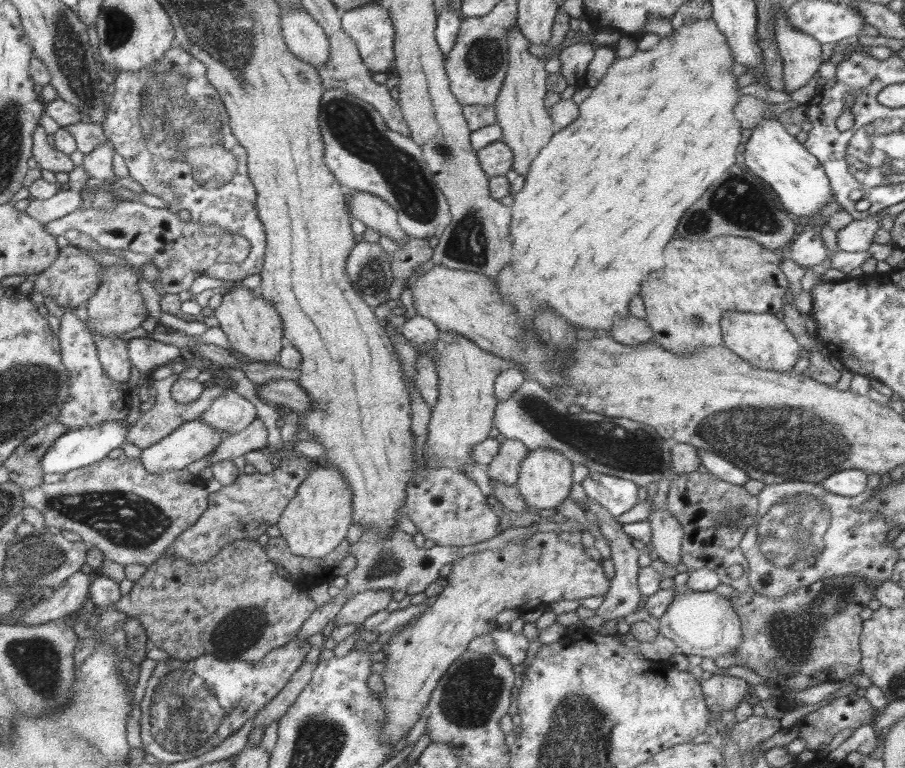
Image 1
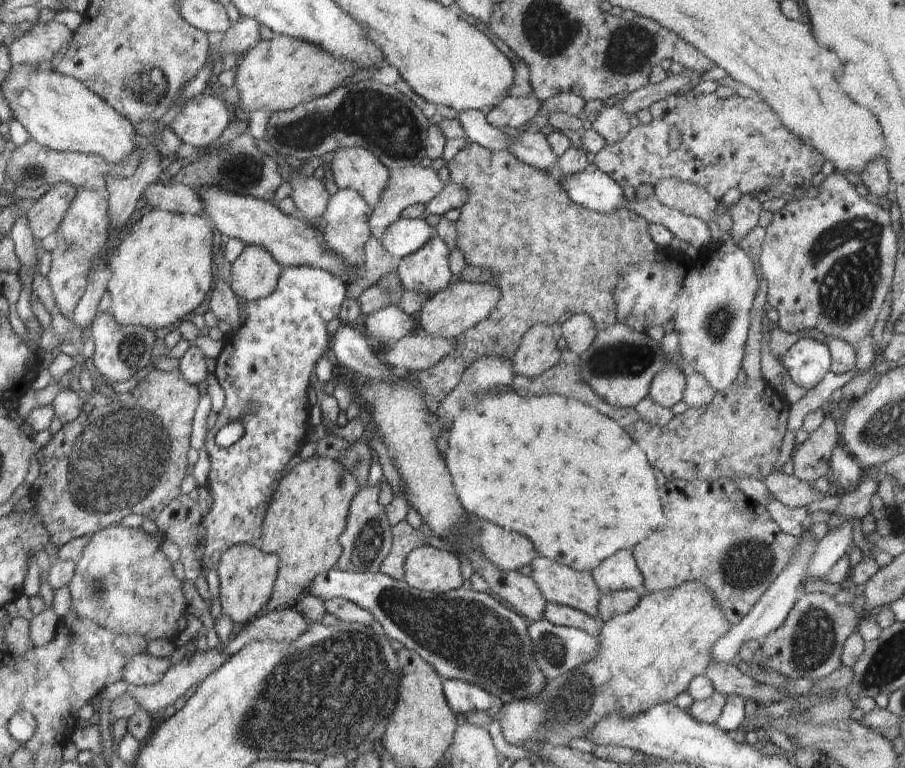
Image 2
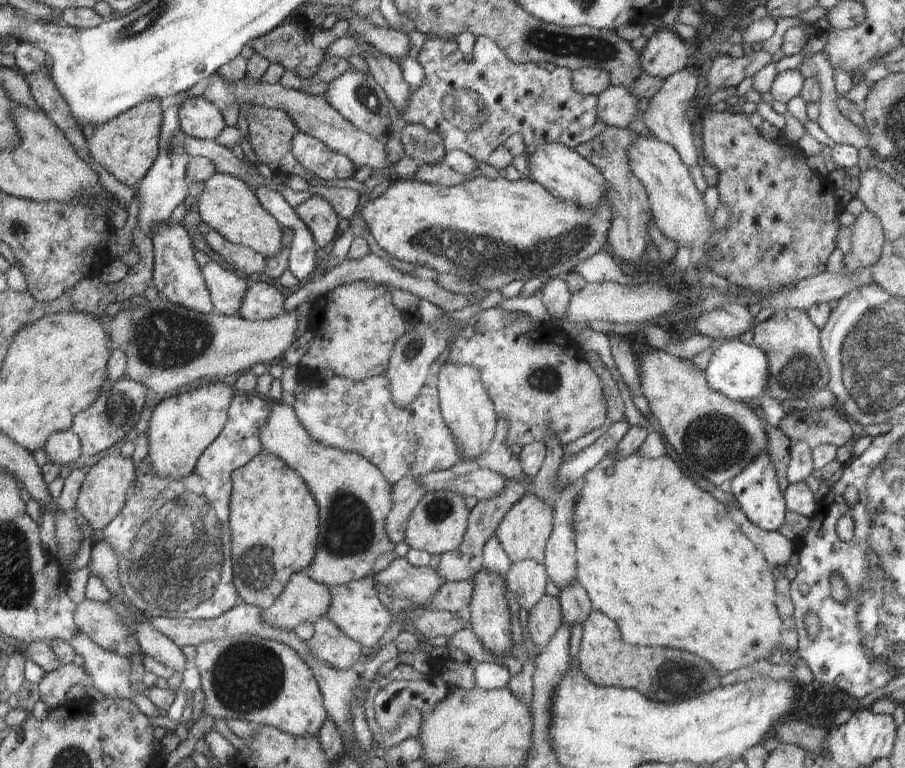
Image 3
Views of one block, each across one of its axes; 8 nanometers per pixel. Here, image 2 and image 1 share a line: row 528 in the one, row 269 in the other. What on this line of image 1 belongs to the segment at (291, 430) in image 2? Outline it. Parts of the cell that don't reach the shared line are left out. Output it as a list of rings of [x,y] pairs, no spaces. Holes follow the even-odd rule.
[[[172,46],[162,58],[142,70],[118,72],[115,92],[111,94],[112,100],[101,127],[115,151],[124,157],[130,176],[142,185],[145,192],[168,203],[167,210],[170,213],[178,214],[187,210],[191,219],[204,228],[216,224],[220,230],[228,234],[240,234],[248,240],[251,250],[244,262],[216,263],[204,271],[204,275],[210,278],[238,283],[263,270],[267,239],[256,211],[255,186],[247,173],[246,150],[231,131],[228,113],[220,100],[220,94],[206,78],[206,65],[203,62],[183,48]]]

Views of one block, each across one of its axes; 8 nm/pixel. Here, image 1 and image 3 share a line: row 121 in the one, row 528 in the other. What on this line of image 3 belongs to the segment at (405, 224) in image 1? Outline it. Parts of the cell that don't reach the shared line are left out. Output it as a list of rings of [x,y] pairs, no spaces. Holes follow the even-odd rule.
[[[274,401],[268,414],[266,424],[260,427],[260,442],[263,448],[274,456],[282,458],[290,468],[293,468],[306,482],[310,494],[318,505],[319,531],[316,554],[305,570],[312,580],[326,586],[344,585],[362,580],[372,574],[374,562],[381,554],[394,550],[394,542],[386,536],[384,522],[392,510],[394,492],[392,486],[384,478],[382,472],[358,453],[343,451],[337,448],[326,448],[324,444],[312,440],[306,428],[300,424],[298,416],[290,405]]]

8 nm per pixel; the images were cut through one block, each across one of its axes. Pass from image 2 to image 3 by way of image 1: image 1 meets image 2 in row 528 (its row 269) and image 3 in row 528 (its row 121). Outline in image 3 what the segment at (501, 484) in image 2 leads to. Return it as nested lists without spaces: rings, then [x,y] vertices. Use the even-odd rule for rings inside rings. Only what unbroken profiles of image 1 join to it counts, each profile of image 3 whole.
[[[638,454],[630,455],[622,459],[612,458],[611,455],[605,455],[596,466],[593,466],[586,472],[582,480],[582,488],[577,492],[578,498],[576,498],[576,508],[574,508],[574,538],[576,545],[576,566],[578,566],[577,581],[582,585],[582,588],[586,589],[593,610],[600,610],[600,612],[604,612],[606,616],[610,616],[610,618],[618,624],[618,628],[620,628],[620,632],[624,634],[624,640],[626,640],[628,644],[632,644],[632,646],[648,646],[648,648],[650,648],[650,646],[652,646],[652,640],[654,640],[654,646],[660,646],[660,648],[678,648],[678,650],[686,650],[686,652],[690,652],[690,654],[696,652],[696,656],[700,656],[702,660],[706,660],[706,662],[708,662],[716,672],[720,672],[720,674],[728,674],[729,672],[738,670],[738,668],[746,668],[746,666],[750,666],[750,664],[754,664],[754,662],[758,662],[758,660],[768,660],[768,658],[772,656],[772,652],[774,652],[776,648],[781,647],[784,624],[775,601],[776,586],[774,586],[773,568],[770,568],[770,564],[766,562],[764,554],[752,544],[751,540],[748,540],[748,538],[744,536],[744,533],[736,526],[736,523],[732,518],[727,515],[725,505],[716,500],[708,491],[703,491],[702,488],[698,487],[698,485],[689,477],[686,477],[678,465],[676,465],[674,459],[669,455],[660,456],[660,458],[654,458],[652,460],[648,460],[648,458],[644,458],[644,456]]]

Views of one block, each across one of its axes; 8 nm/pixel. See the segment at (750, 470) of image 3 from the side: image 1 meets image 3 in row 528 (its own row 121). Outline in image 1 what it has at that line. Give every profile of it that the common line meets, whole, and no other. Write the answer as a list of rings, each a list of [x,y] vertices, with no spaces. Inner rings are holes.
[[[767,114],[761,124],[753,128],[745,146],[743,167],[770,184],[784,211],[809,219],[833,200],[833,190],[821,162],[794,135],[786,132],[778,116]]]

